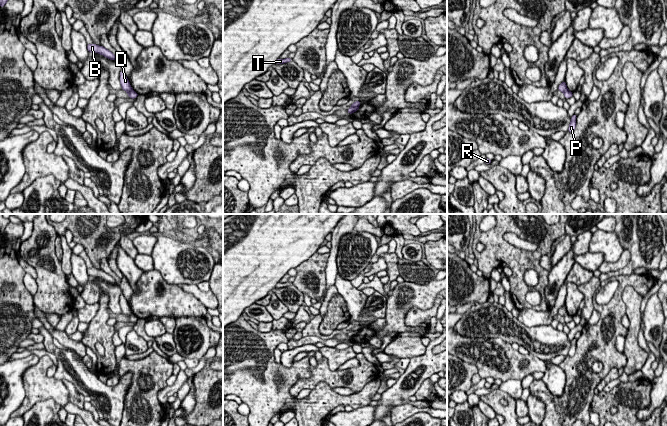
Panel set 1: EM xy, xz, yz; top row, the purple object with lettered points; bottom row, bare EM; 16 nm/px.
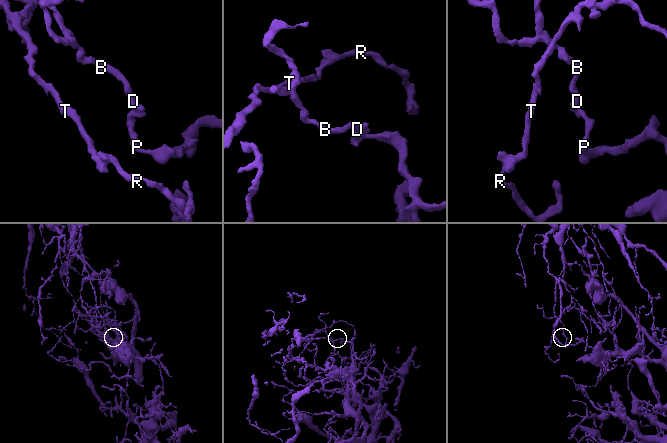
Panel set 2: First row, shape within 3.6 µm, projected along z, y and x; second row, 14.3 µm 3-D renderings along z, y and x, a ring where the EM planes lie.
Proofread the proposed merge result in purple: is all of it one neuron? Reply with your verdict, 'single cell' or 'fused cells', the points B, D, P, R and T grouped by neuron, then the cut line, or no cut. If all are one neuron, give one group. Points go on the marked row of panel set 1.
fused cells | B D R T / P | xy (132, 89), (126, 91)

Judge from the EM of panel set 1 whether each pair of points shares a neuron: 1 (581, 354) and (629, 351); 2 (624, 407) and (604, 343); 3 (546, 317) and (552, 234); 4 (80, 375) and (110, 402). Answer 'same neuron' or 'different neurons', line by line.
1: different neurons
2: different neurons
3: different neurons
4: same neuron

